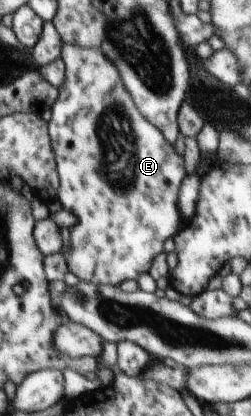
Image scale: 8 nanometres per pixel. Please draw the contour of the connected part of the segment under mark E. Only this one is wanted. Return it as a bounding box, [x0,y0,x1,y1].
[48,43,187,286]

